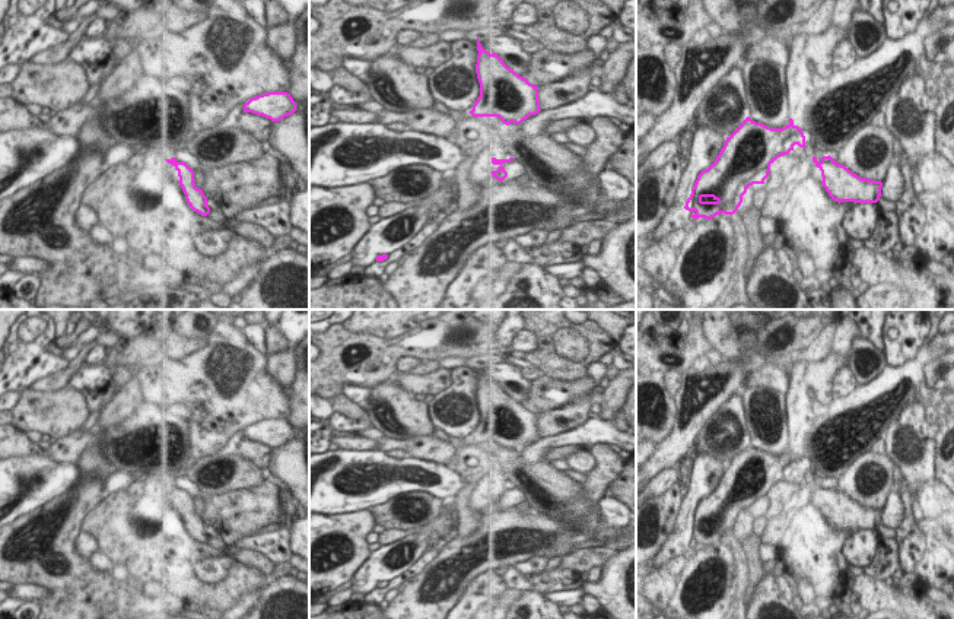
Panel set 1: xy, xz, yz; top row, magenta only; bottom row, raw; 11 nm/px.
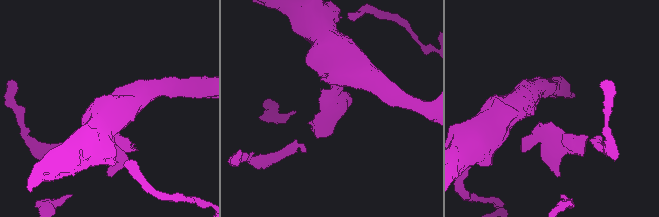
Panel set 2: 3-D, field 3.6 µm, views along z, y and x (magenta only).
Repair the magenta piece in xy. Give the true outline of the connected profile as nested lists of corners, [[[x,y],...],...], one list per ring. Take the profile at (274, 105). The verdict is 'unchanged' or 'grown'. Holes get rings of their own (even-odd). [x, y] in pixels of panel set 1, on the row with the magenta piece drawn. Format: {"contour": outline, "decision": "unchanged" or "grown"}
{"contour": [[[287,92],[263,93],[244,104],[244,112],[263,115],[273,123],[292,115],[295,111],[296,102]]], "decision": "unchanged"}

